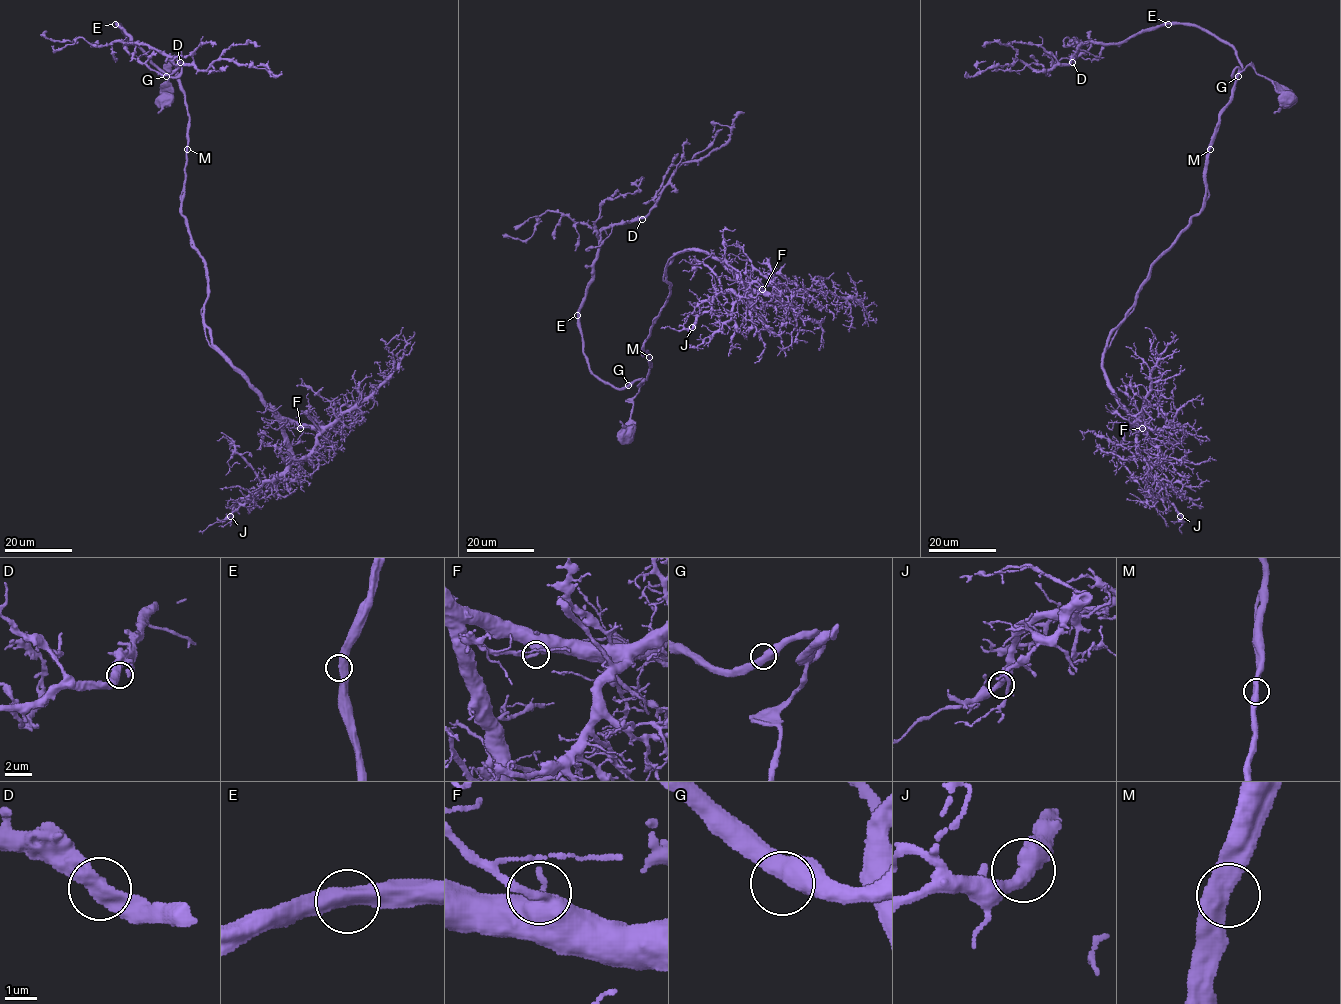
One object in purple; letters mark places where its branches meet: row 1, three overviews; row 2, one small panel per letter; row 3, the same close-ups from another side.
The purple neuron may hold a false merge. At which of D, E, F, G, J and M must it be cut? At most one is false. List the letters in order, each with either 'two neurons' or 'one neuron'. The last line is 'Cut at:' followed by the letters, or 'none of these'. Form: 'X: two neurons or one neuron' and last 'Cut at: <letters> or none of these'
D: one neuron
E: one neuron
F: one neuron
G: one neuron
J: one neuron
M: one neuron
Cut at: none of these

